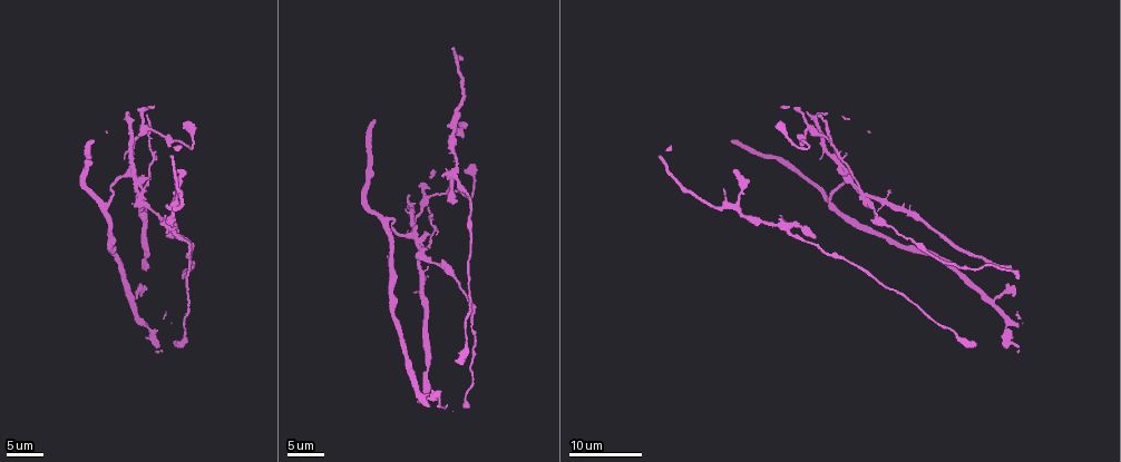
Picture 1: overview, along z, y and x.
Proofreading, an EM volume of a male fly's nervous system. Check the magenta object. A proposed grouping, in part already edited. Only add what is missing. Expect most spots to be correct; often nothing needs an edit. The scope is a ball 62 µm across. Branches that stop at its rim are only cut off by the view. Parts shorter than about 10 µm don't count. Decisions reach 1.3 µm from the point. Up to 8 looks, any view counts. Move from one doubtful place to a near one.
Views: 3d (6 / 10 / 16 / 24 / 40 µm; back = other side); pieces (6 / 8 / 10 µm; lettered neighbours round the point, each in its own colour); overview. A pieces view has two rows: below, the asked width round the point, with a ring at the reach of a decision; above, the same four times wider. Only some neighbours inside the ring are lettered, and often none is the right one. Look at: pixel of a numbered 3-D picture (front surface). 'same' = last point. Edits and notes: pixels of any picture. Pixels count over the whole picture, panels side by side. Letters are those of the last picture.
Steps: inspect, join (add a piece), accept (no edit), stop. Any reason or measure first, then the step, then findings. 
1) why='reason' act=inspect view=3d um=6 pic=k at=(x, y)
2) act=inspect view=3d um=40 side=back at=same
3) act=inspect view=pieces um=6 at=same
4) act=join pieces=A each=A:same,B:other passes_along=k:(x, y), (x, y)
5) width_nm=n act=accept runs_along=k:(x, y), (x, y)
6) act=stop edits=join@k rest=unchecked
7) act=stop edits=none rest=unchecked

why='free end' act=inspect view=3d um=24 pic=1 at=(782, 215)

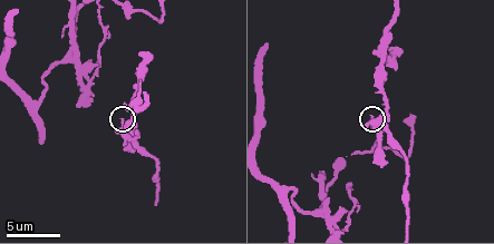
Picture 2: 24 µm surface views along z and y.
act=inspect view=3d um=10 pic=2 at=(373, 116)

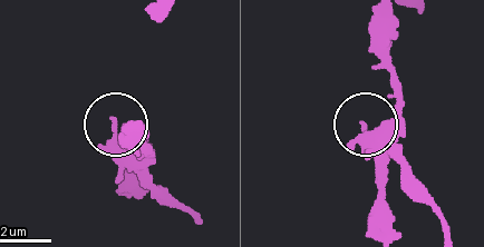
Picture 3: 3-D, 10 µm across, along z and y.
act=inspect view=pieces um=6 pic=3 at=(113, 125)

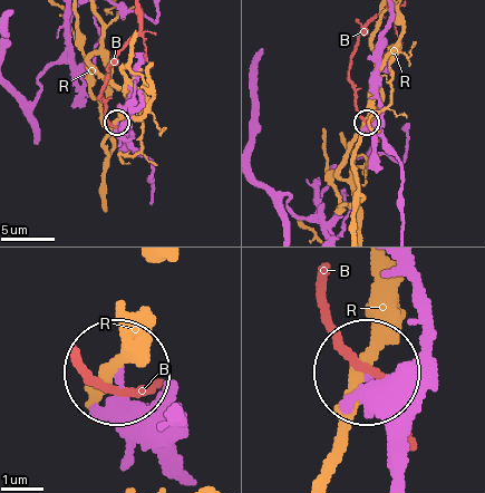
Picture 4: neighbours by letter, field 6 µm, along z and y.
act=accept each=B:other,R:other runs_along=4:(176, 460), (119, 377) found='no lettered piece goes on from it'

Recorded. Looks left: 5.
why='free end' act=inspect view=pieces um=6 pic=2 at=(147, 53)

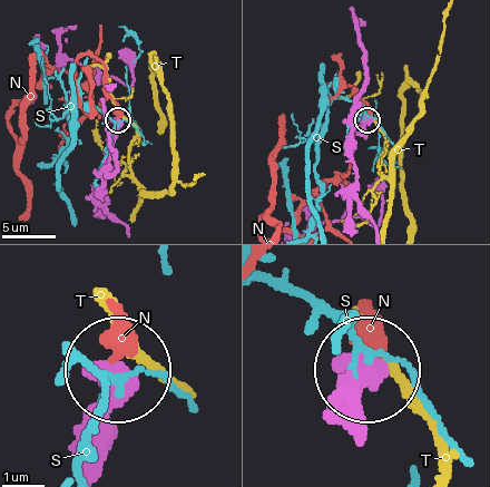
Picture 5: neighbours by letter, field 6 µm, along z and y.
act=accept each=N:other,S:other,T:other runs_along=5:(91, 471), (109, 369) found='none of them fits'

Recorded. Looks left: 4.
why='tapers out' act=inspect view=3d um=24 pic=1 at=(429, 277)

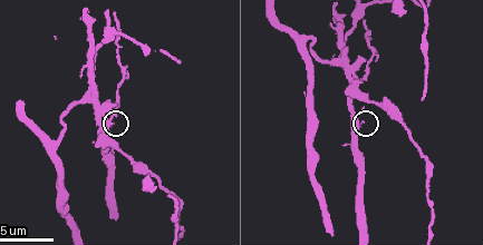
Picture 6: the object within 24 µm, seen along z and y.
why='what lies round it' act=inspect view=pieces um=8 pic=6 at=(363, 122)

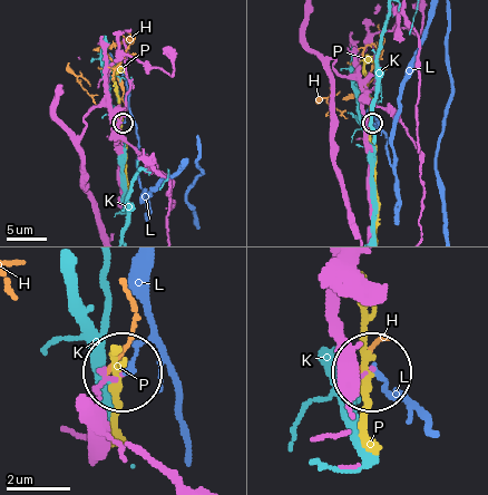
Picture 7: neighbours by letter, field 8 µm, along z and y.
act=accept each=H:other,K:other,L:other,P:other found='no lettered piece goes on from it'

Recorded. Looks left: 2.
act=inspect view=pieces um=10 pic=6 at=(80, 73)

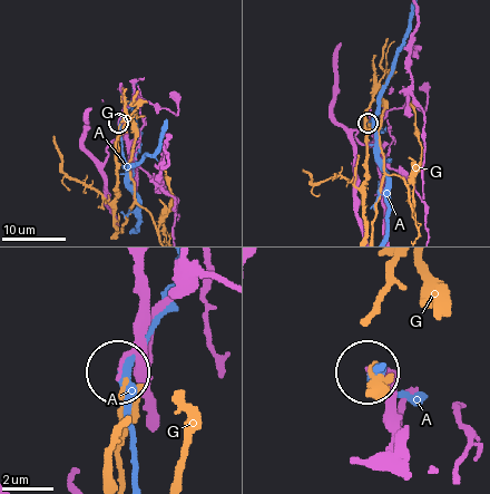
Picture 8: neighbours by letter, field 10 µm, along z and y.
width_nm=110 act=accept each=A:other,G:other found='none of them fits'

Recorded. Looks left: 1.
act=stop edits=none rest=unchecked

